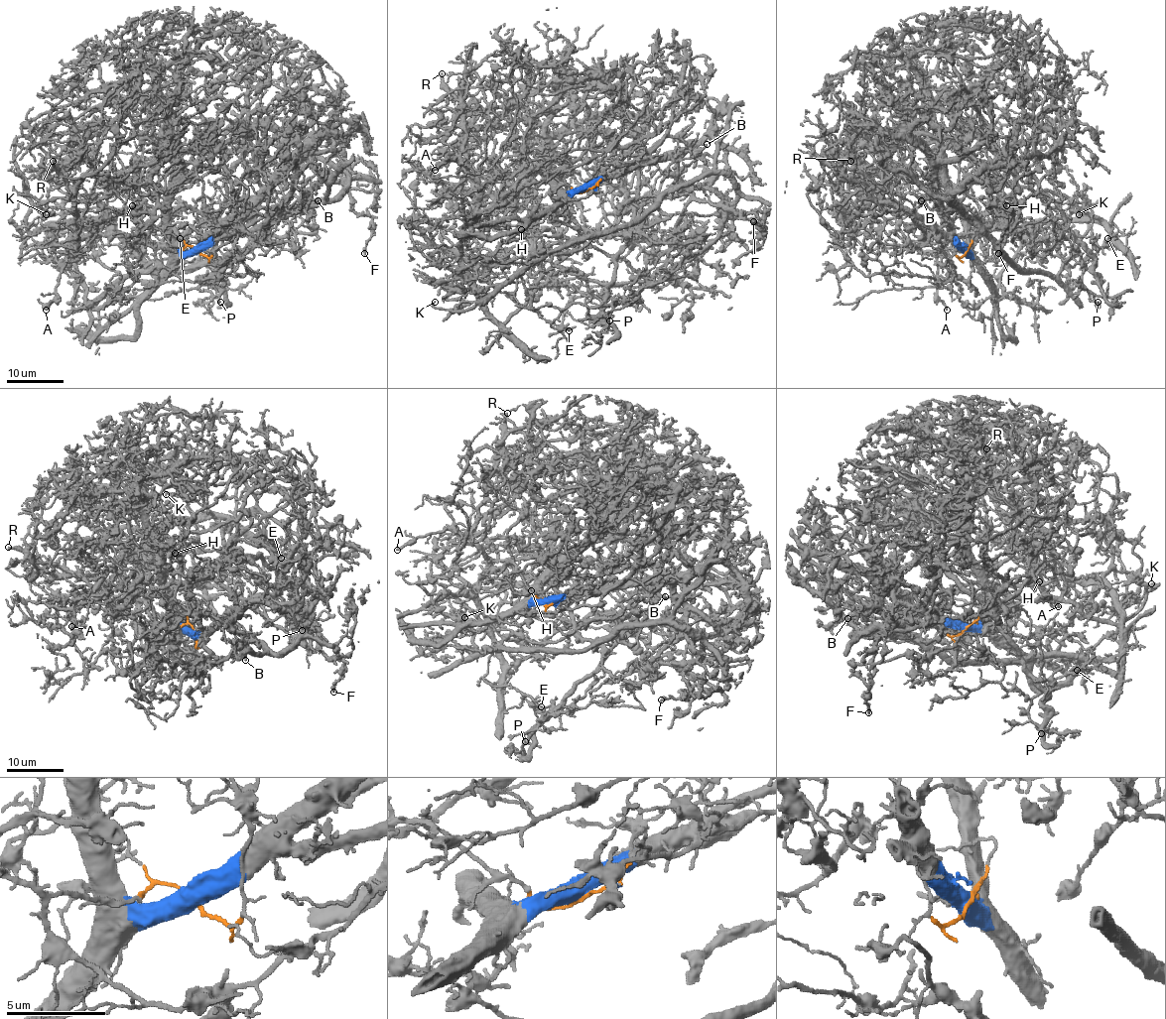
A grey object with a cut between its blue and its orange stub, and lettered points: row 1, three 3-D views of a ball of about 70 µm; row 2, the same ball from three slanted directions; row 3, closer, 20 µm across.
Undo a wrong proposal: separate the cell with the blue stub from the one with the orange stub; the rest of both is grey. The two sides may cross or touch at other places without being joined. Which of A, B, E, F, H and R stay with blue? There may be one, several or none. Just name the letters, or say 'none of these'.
B, F, H

